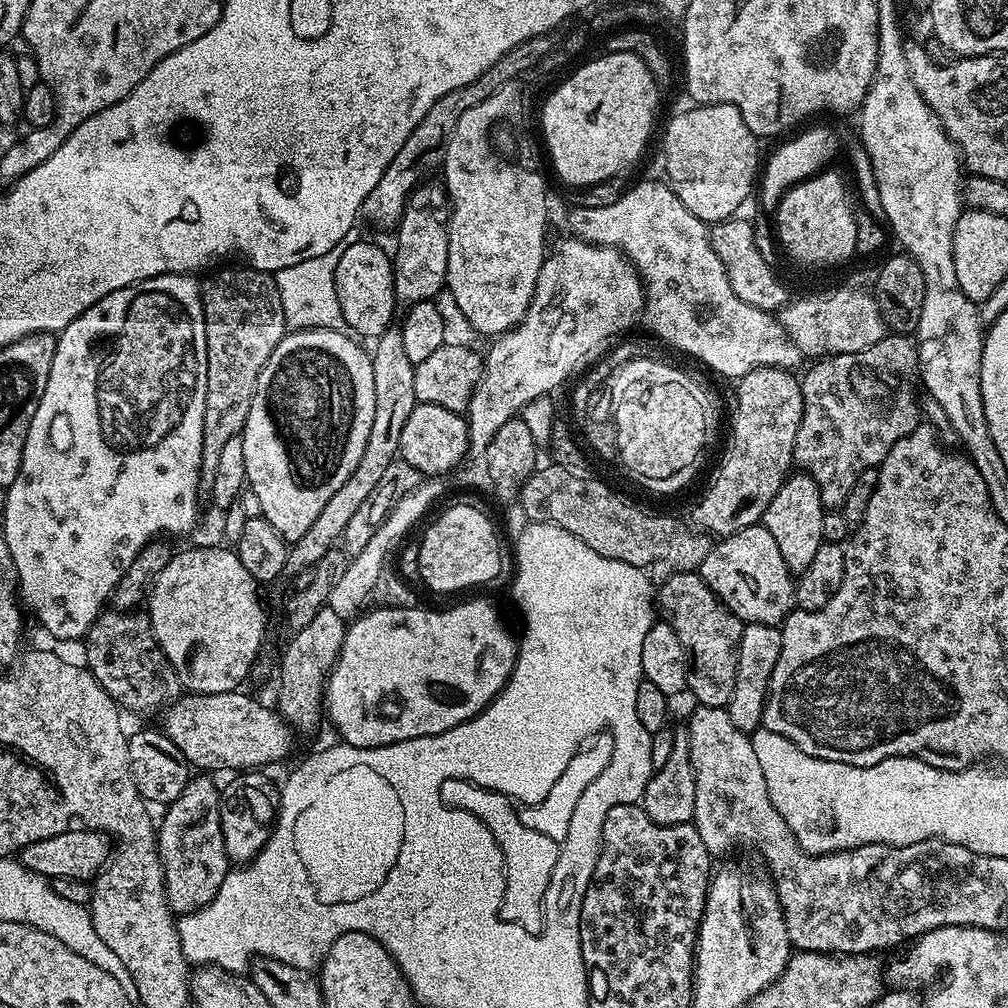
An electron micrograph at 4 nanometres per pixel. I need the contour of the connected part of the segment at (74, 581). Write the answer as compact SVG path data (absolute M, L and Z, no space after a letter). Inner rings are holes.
M164 272L160 276L155 276L149 280L140 280L137 284L126 286L122 290L114 290L114 294L106 294L106 298L102 298L94 306L90 306L82 314L78 314L78 318L74 318L70 322L70 326L66 326L56 336L56 349L54 350L54 358L50 367L50 376L47 379L46 390L42 390L42 394L37 402L37 409L34 413L33 421L30 422L29 432L26 434L25 448L22 450L21 469L13 484L8 486L6 491L6 514L2 517L4 524L4 532L2 539L6 542L6 546L10 550L10 558L14 558L14 566L16 567L16 579L18 581L18 596L22 601L23 607L28 608L36 615L36 620L53 636L56 640L76 640L83 641L87 636L90 626L96 621L96 617L102 611L100 603L107 601L111 597L113 590L118 586L118 582L126 574L126 570L130 566L130 562L134 562L134 558L138 558L141 550L147 544L153 543L157 538L165 532L168 536L180 536L183 532L188 532L196 524L196 519L200 516L200 499L202 493L200 490L200 463L202 462L202 414L206 414L206 330L204 329L204 315L202 314L202 302L200 301L200 284L192 281L193 277L188 274L179 272Z

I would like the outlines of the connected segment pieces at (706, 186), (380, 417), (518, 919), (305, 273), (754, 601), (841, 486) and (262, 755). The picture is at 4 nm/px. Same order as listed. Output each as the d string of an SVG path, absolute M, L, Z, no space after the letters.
M702 104L692 106L689 112L680 112L668 124L664 132L664 172L666 183L671 188L682 206L690 210L699 220L711 226L719 224L737 215L748 195L753 195L758 184L758 173L762 168L762 156L758 137L752 133L750 126L742 122L742 114L732 104Z
M399 327L387 328L382 335L375 337L376 349L371 349L372 369L374 370L374 423L370 426L370 438L366 438L366 450L362 450L362 458L358 458L358 466L354 466L354 474L342 482L342 486L322 506L318 518L302 538L291 541L286 558L285 573L304 572L315 568L316 563L343 537L347 523L354 518L354 510L362 506L362 501L378 486L385 470L390 467L400 454L402 429L406 426L406 418L410 418L410 410L418 403L414 394L414 370L416 365L406 358L406 350L402 347L402 334Z
M448 776L440 787L440 797L446 807L474 814L474 818L482 821L489 837L493 841L496 839L496 844L500 847L499 859L504 869L504 894L500 897L501 920L524 934L540 932L544 928L546 890L552 886L560 844L545 834L530 830L530 826L522 826L517 805L512 805L513 801L505 793L495 792L493 788L481 788L463 776Z
M343 247L326 250L326 254L318 254L318 258L306 258L306 262L298 262L298 266L286 266L286 270L275 273L278 294L282 298L282 314L284 315L285 325L289 329L329 328L338 332L345 327L336 287L334 286L334 270L338 266L338 258L342 258L343 253Z
M763 523L752 524L748 528L738 530L732 536L717 539L713 543L710 554L699 566L700 577L706 586L745 624L783 625L785 616L794 608L794 576L786 566L786 558L782 558L782 550L778 550L778 542L774 542L774 534L764 528Z
M885 334L866 350L828 354L813 364L816 365L805 376L799 377L804 409L794 438L792 459L801 473L814 478L825 509L840 510L846 502L846 494L850 494L854 482L858 482L858 474L862 474L862 470L879 469L894 442L911 434L917 423L916 408L912 405L916 396L911 384L918 368L916 341L908 334Z
M233 690L230 692L223 692L222 694L202 694L197 692L195 694L184 694L179 698L172 701L163 709L162 717L164 716L164 725L162 725L162 731L164 735L170 737L174 742L174 746L178 746L178 750L182 750L182 754L186 757L189 765L196 770L210 770L206 768L236 768L232 770L252 770L248 768L264 768L267 764L276 764L279 760L284 760L292 752L292 735L294 735L294 729L279 711L275 707L267 708L260 700L255 700L252 696L247 696L244 692L239 690Z

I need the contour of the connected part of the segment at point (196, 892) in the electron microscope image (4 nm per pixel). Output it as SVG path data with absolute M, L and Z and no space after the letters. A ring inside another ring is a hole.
M209 775L191 777L179 798L167 805L157 825L157 848L163 866L168 903L178 914L193 912L209 904L230 871L225 838L222 837L221 789L206 776Z

